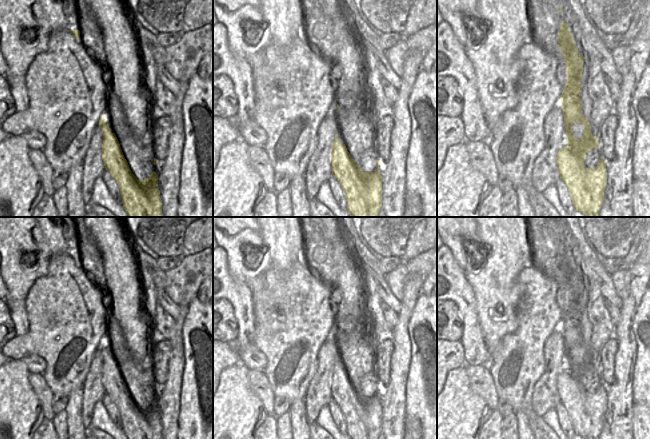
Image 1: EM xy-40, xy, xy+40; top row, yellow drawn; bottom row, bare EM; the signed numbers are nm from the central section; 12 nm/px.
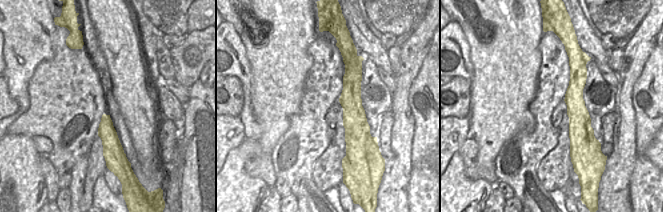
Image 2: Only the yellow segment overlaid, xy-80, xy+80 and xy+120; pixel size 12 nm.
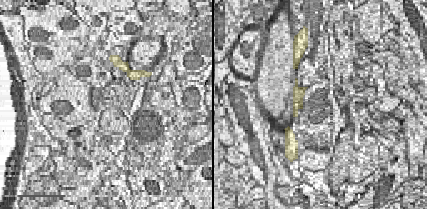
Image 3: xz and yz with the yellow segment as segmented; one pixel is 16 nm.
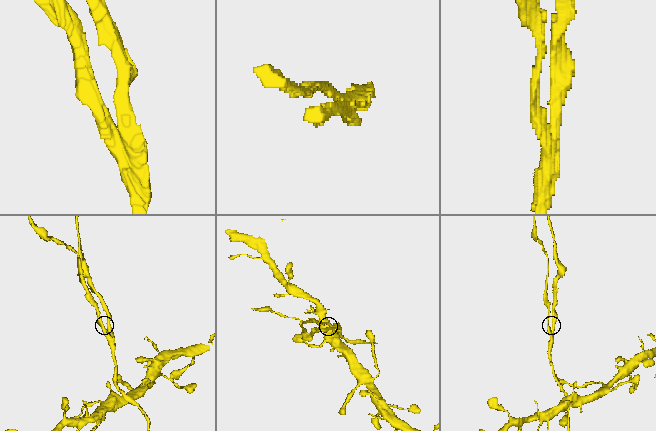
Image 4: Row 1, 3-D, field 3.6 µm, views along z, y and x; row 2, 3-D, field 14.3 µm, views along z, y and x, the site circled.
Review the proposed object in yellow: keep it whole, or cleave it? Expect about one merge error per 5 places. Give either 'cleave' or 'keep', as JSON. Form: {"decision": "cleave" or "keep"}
{"decision": "cleave"}

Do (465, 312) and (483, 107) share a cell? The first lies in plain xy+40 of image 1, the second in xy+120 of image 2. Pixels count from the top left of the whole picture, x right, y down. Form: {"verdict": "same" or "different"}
{"verdict": "different"}

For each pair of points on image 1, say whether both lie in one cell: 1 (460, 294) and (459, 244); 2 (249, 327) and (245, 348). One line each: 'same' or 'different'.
1: different
2: same

